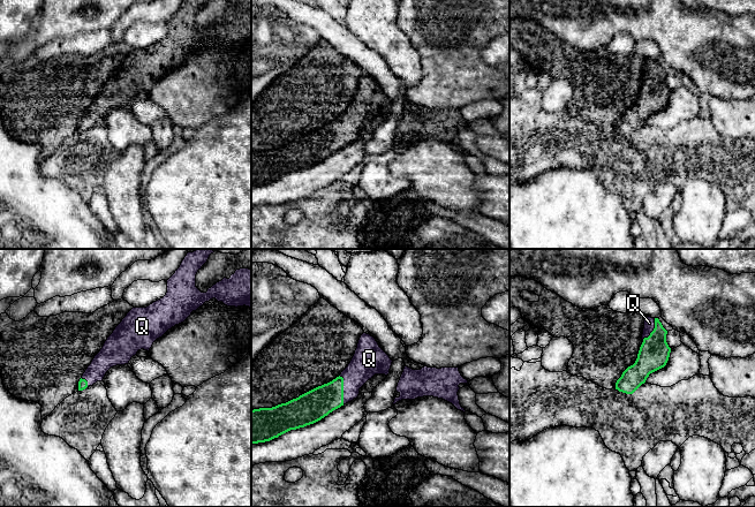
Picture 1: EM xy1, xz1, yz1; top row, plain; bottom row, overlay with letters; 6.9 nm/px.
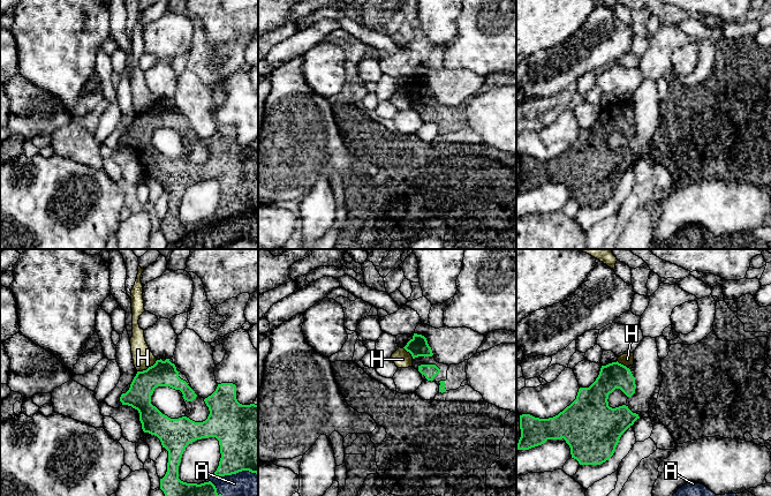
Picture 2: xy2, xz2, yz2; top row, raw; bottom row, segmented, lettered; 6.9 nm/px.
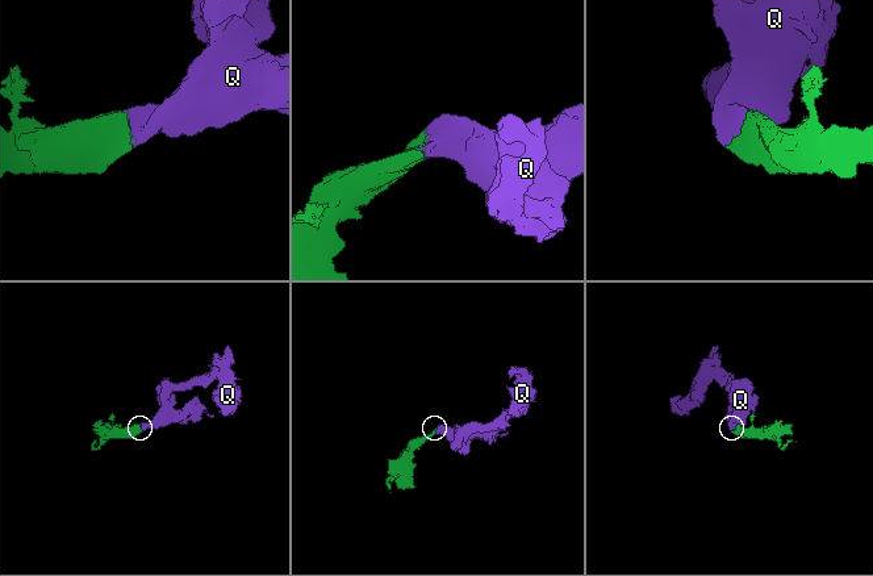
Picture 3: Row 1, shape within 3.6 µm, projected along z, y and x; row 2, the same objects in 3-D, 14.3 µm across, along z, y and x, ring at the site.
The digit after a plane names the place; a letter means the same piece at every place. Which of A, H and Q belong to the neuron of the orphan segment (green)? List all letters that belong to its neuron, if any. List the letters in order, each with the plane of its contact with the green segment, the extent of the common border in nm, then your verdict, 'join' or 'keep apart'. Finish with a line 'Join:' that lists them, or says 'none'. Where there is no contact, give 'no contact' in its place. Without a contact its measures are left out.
A: meets green in xy2; contact 320 nm long; keep apart
H: meets green in xy2; contact 170 nm long; keep apart
Q: meets green in xz1; contact 200 nm long; join
Join: Q

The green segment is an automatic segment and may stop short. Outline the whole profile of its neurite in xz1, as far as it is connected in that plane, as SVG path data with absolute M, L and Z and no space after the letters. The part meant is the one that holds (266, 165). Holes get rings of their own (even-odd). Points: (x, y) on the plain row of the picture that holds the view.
M363 75L350 105L339 119L286 145L251 152L251 186L270 183L320 162L356 141L360 130L375 116L387 118L392 104L376 81Z

